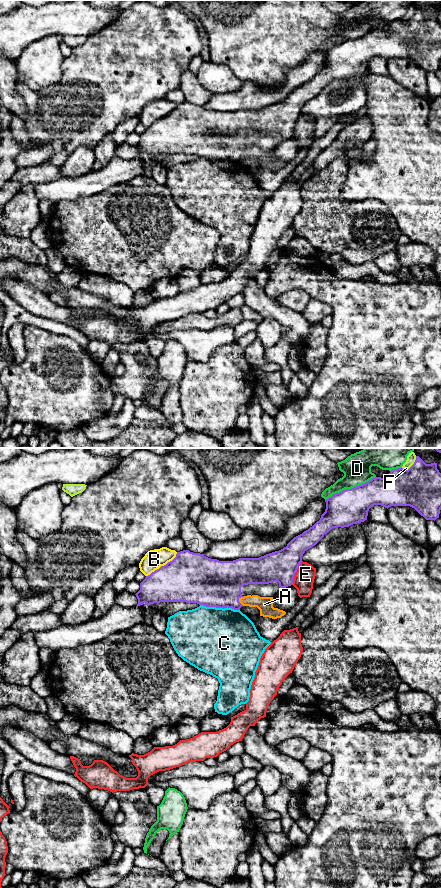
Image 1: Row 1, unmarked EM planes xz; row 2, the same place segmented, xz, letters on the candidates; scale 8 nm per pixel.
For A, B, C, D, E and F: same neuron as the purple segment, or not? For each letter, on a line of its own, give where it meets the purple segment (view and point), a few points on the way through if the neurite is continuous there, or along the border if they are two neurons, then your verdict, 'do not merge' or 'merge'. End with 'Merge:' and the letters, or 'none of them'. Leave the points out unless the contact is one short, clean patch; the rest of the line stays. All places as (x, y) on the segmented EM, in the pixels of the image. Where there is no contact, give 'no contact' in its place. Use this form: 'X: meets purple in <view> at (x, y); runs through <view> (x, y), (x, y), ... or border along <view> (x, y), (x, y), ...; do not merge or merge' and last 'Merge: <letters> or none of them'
A: meets purple in xz at (238, 601); runs through xz (213, 583), (238, 601), (258, 601), (264, 604); merge
B: meets purple in xz at (162, 566); do not merge
C: meets purple in xz at (220, 607); do not merge
D: meets purple in xz at (351, 488); do not merge
E: meets purple in xz at (295, 572); do not merge
F: meets purple in xz at (412, 465); do not merge
Merge: A

